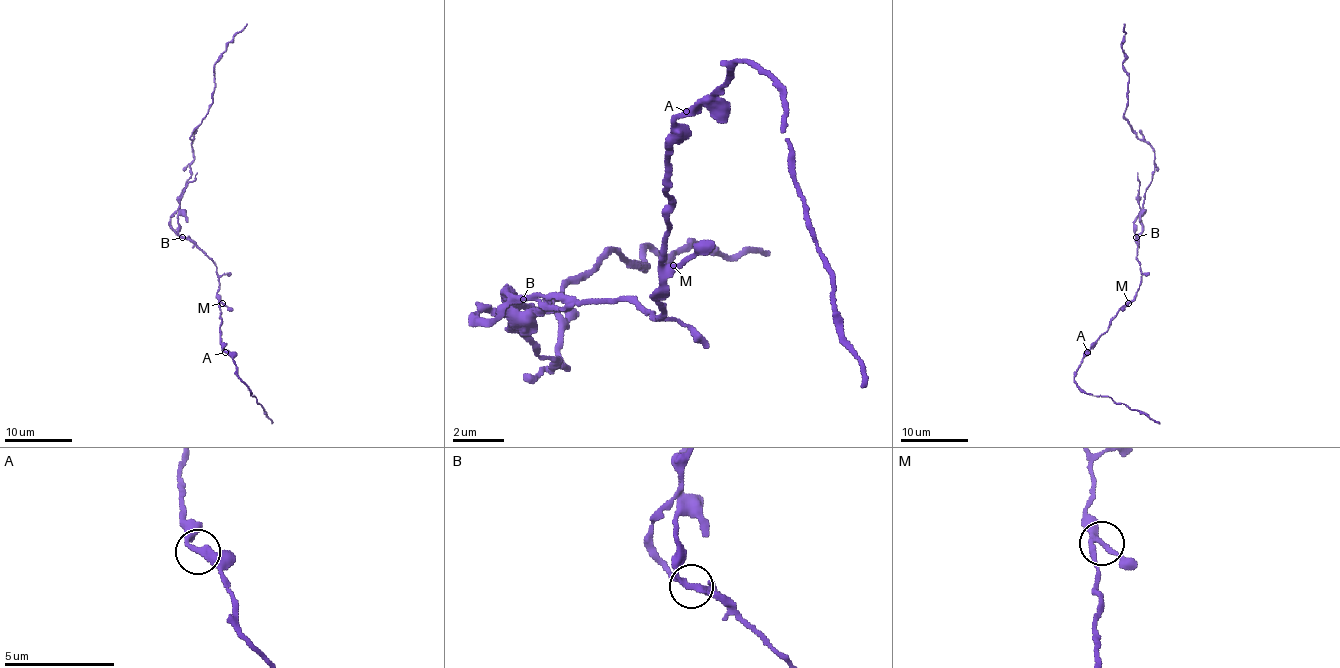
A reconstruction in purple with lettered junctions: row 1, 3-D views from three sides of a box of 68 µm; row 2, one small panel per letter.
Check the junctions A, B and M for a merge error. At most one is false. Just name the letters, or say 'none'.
B

